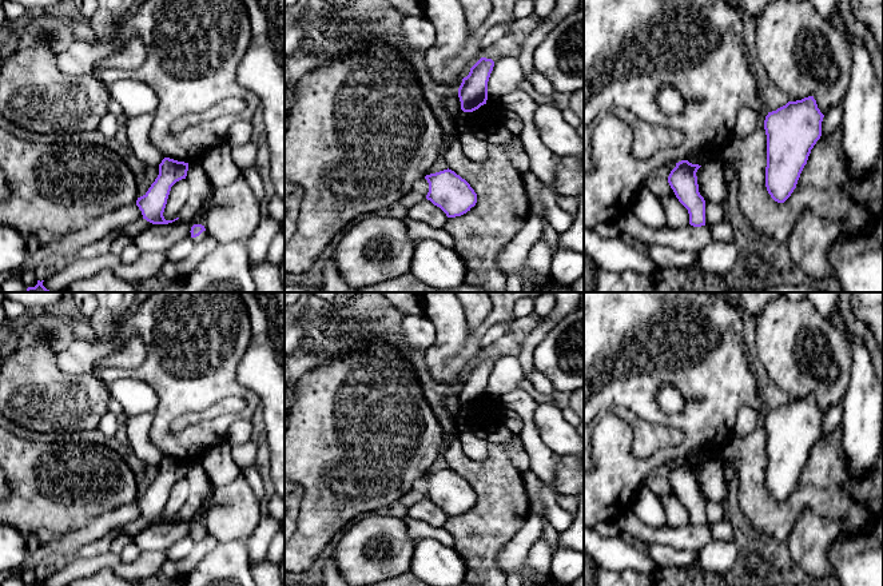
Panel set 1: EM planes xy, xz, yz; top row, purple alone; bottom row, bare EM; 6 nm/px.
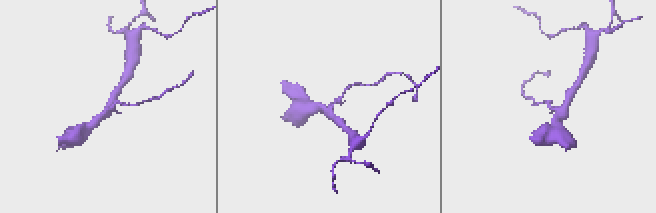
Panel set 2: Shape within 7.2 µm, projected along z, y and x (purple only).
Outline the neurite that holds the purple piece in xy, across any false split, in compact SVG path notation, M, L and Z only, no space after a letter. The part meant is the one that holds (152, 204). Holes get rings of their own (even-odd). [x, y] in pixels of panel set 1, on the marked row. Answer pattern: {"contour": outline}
{"contour": "M164 158L162 160L159 164L158 178L148 191L136 200L136 206L142 211L143 219L152 224L168 224L179 219L166 220L163 212L171 187L176 182L186 179L187 171L188 163L178 162L170 158Z"}

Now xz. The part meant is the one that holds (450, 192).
{"contour": "M449 168L426 175L425 179L429 183L426 199L448 218L461 216L477 203L477 194L470 184Z"}

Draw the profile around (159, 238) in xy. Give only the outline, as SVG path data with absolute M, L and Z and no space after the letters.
M212 199L206 202L203 207L190 219L178 219L168 224L154 224L131 239L131 243L140 251L146 252L167 252L174 244L186 238L191 238L191 227L194 224L204 224L211 210Z

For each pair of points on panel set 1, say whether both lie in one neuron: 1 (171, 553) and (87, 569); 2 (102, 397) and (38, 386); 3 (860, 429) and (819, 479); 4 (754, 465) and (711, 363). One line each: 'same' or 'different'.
1: different
2: same
3: different
4: different

